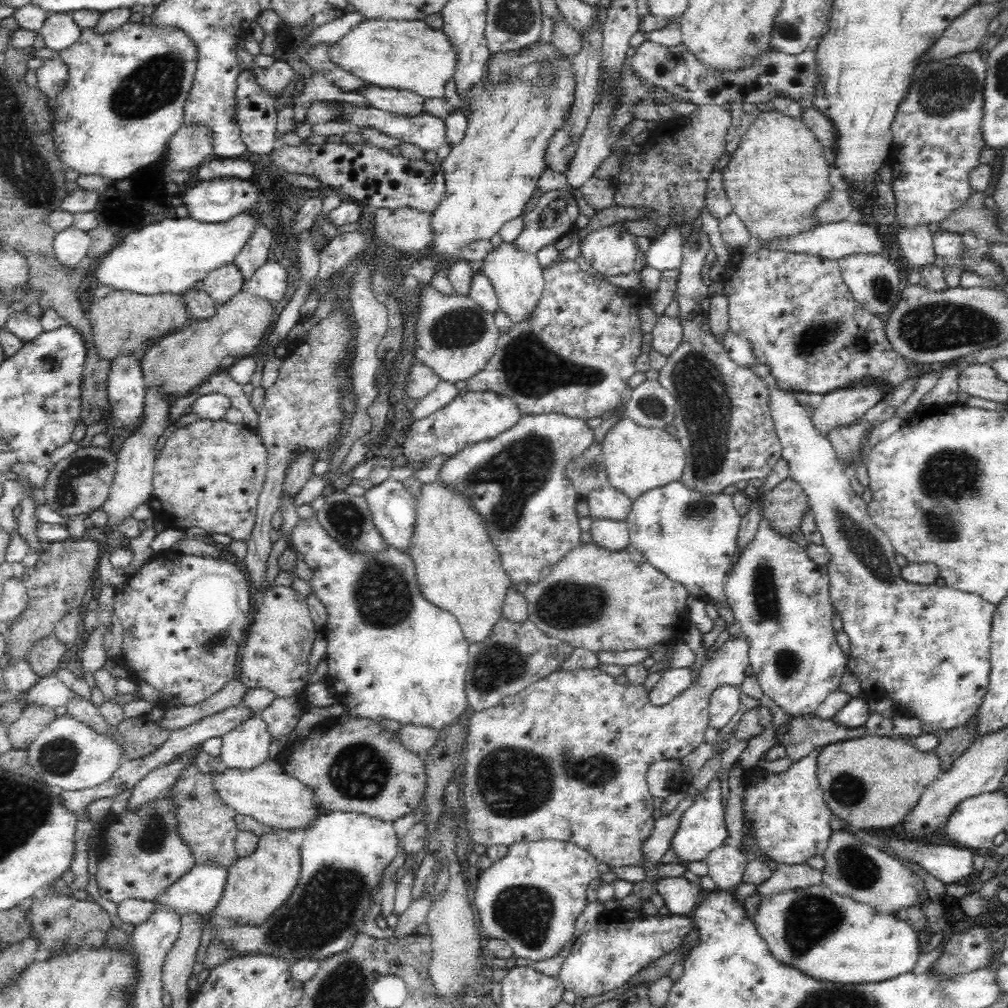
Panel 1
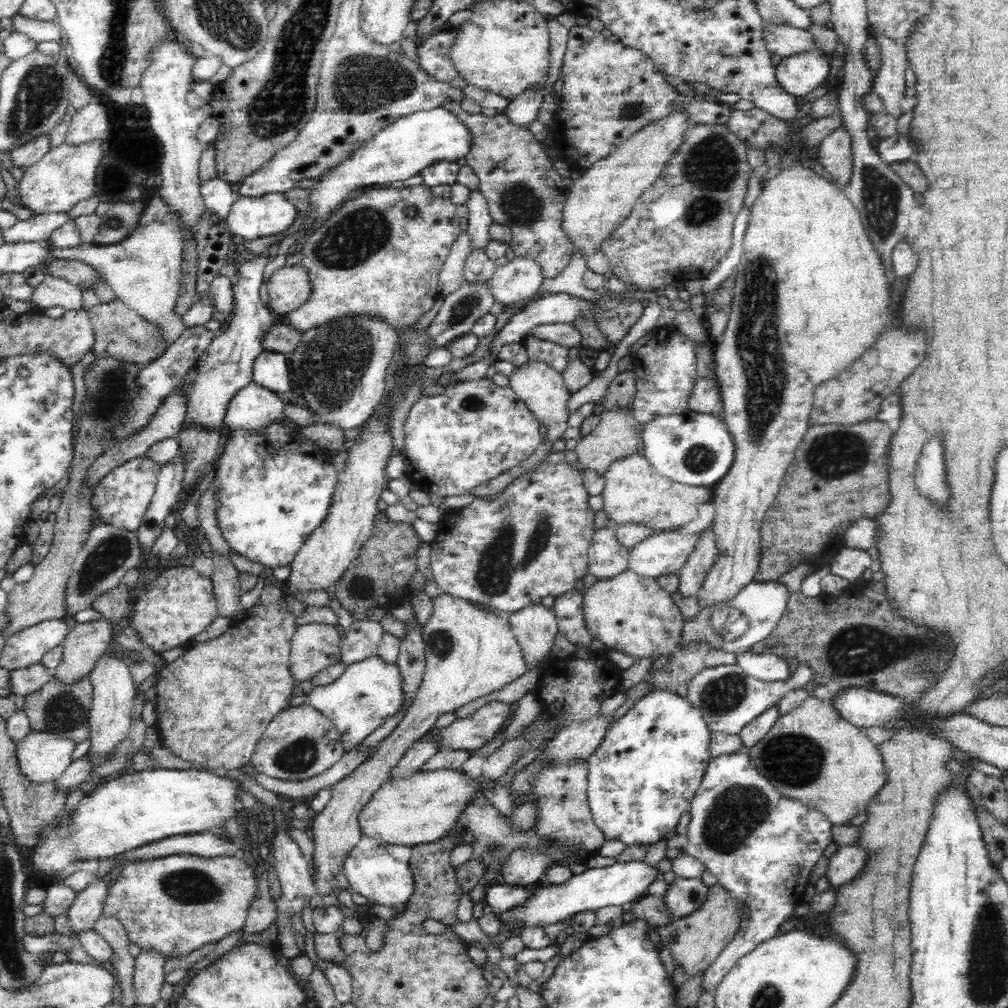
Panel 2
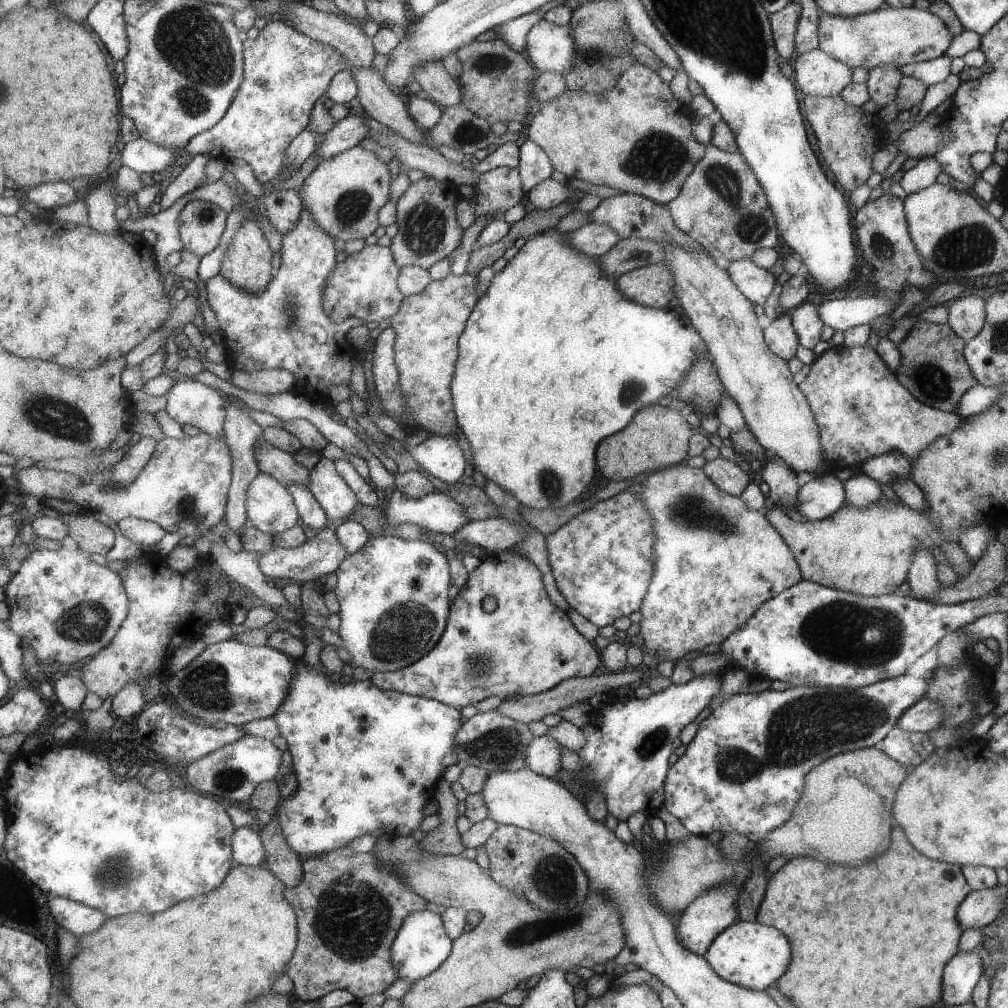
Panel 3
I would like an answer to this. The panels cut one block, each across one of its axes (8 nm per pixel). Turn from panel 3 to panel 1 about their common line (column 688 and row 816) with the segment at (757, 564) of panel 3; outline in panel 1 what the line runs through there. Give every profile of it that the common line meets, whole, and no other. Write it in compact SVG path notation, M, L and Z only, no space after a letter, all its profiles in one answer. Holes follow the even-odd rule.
M742 634L740 638L730 636L700 668L696 684L692 682L666 706L654 706L644 686L616 684L616 678L594 668L556 670L518 694L506 696L498 706L472 712L466 738L466 774L462 776L462 804L470 844L488 848L494 844L514 846L520 842L560 840L578 844L610 868L644 868L644 842L652 836L658 816L646 782L650 766L662 760L682 760L704 742L704 732L710 726L712 692L720 686L742 686L748 666L750 648Z

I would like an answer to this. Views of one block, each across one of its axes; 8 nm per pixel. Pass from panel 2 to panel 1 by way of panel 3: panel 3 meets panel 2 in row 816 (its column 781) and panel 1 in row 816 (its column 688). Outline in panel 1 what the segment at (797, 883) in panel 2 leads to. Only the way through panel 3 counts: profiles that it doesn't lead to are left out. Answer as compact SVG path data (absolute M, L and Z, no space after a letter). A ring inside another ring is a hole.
M818 748L814 752L810 752L806 758L794 762L790 766L790 770L786 772L766 772L762 768L746 768L744 772L744 802L742 802L742 810L744 816L752 822L752 834L748 832L744 836L744 844L742 844L742 852L748 854L762 854L768 856L770 860L778 862L778 864L806 864L808 858L812 856L824 856L824 850L832 838L832 828L830 828L830 816L834 814L826 800L824 800L824 790L820 788L818 782L818 756L822 754L824 748Z

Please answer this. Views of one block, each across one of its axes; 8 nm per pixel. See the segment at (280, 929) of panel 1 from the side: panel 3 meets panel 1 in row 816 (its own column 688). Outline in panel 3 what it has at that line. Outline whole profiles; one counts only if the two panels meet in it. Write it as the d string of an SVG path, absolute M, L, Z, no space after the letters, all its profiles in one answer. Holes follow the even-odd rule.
M557 228L547 230L547 232L543 232L543 234L539 234L539 236L531 238L531 240L527 240L525 246L517 252L517 256L515 256L515 258L505 266L505 270L501 270L499 274L495 274L495 278L491 280L489 290L483 294L483 298L479 300L477 308L473 310L473 316L469 318L469 324L467 324L467 328L465 328L465 334L461 336L461 344L459 344L459 346L461 346L461 356L459 356L457 372L455 372L455 378L453 378L453 402L455 402L455 410L457 410L459 428L463 430L465 438L469 440L469 444L471 444L471 452L473 452L473 464L469 464L467 476L471 476L473 470L479 470L479 472L481 472L489 482L497 482L497 484L501 484L501 486L507 488L511 494L515 494L515 496L521 500L521 504L531 506L531 508L565 508L567 504L579 502L579 500L581 500L581 494L583 494L583 492L589 488L589 484L593 482L593 474L595 474L595 456L593 456L593 452L595 452L597 444L599 444L603 438L609 438L611 434L617 434L619 430L623 430L625 426L629 426L629 422L633 420L633 414L639 412L641 408L651 406L651 404L655 404L655 402L665 402L665 400L669 400L669 396L673 394L673 390L675 390L675 388L685 380L685 374L689 374L689 370L693 368L693 362L697 362L697 358L699 358L701 354L707 352L705 340L699 336L699 332L693 328L691 320L685 316L685 312L683 312L679 306L677 306L675 310L671 310L671 308L667 308L667 306L661 308L661 310L653 310L653 308L647 308L647 306L641 306L641 304L629 300L625 294L621 294L621 290L617 288L615 280L611 280L611 278L601 270L601 264L597 262L597 258L591 258L591 256L583 254L581 250L577 250L577 248L571 244L569 236L567 236L567 234L561 234Z

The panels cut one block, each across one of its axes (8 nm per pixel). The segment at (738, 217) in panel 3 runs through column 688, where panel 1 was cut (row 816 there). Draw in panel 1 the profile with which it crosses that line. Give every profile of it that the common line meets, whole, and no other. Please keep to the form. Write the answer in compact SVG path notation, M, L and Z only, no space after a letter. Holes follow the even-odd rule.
M190 764L176 780L176 784L170 788L178 810L178 832L182 834L182 838L186 840L186 844L192 850L194 856L194 866L206 864L206 862L214 862L214 864L222 864L224 868L232 868L238 860L236 848L234 848L234 840L236 834L240 832L234 818L236 818L236 810L232 810L230 806L224 806L224 802L218 798L218 794L212 790L212 778L218 774L218 770L214 772L200 772L196 764Z

